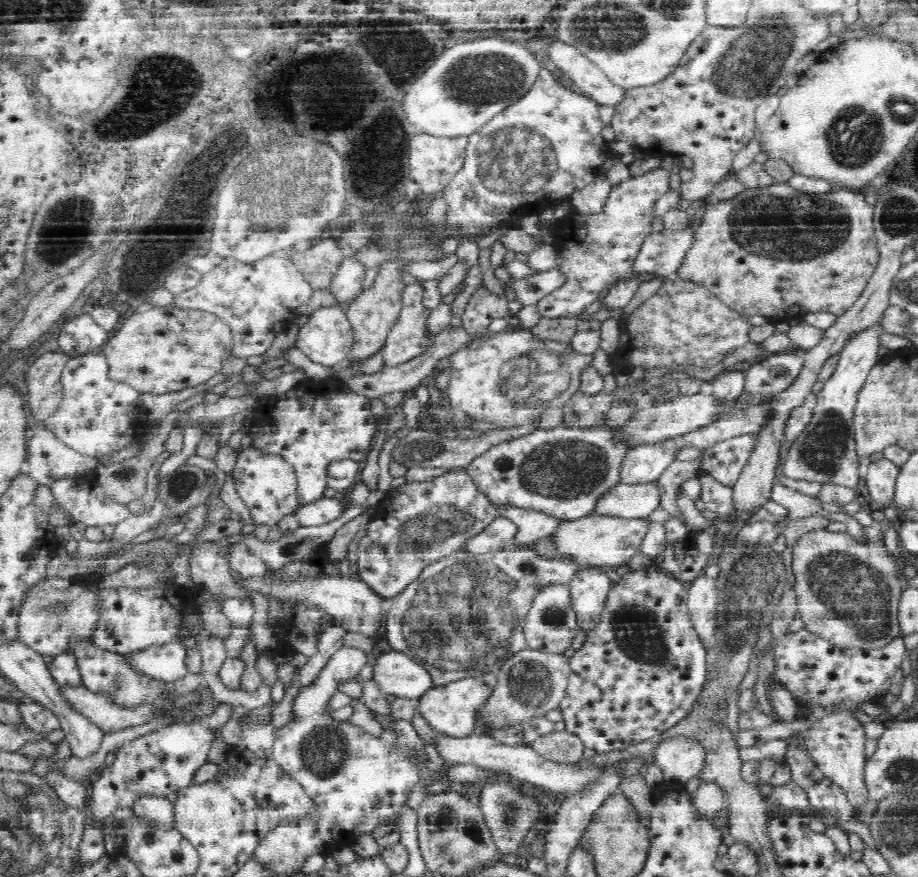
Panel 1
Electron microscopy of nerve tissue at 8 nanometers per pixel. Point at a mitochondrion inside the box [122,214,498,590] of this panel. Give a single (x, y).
(428, 528)

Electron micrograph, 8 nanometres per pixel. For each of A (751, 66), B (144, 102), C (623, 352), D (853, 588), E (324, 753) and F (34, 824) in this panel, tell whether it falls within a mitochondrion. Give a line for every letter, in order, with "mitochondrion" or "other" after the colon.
A: mitochondrion
B: mitochondrion
C: other
D: mitochondrion
E: mitochondrion
F: mitochondrion

